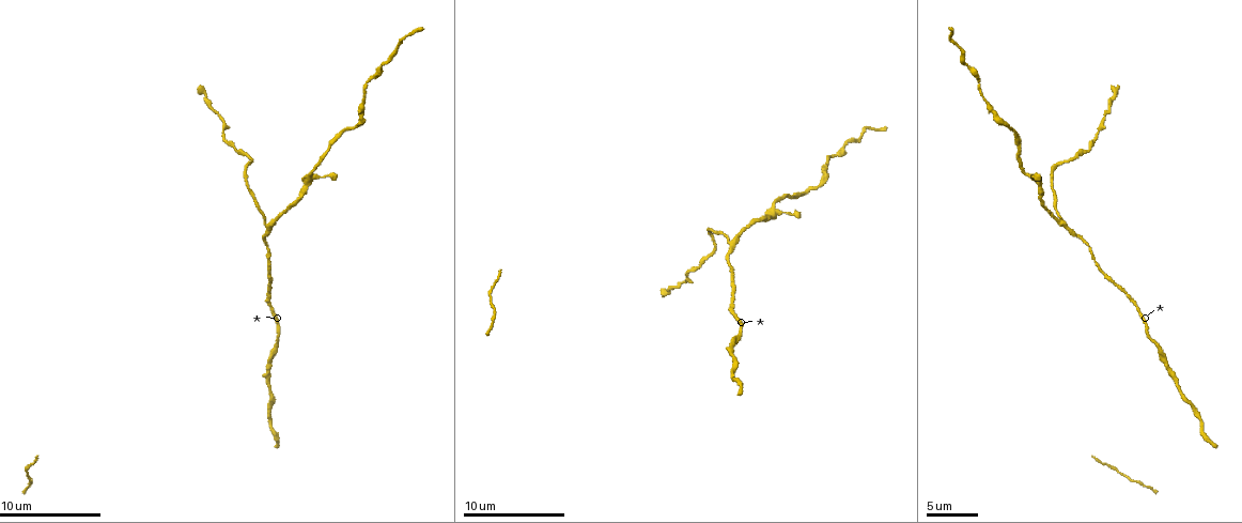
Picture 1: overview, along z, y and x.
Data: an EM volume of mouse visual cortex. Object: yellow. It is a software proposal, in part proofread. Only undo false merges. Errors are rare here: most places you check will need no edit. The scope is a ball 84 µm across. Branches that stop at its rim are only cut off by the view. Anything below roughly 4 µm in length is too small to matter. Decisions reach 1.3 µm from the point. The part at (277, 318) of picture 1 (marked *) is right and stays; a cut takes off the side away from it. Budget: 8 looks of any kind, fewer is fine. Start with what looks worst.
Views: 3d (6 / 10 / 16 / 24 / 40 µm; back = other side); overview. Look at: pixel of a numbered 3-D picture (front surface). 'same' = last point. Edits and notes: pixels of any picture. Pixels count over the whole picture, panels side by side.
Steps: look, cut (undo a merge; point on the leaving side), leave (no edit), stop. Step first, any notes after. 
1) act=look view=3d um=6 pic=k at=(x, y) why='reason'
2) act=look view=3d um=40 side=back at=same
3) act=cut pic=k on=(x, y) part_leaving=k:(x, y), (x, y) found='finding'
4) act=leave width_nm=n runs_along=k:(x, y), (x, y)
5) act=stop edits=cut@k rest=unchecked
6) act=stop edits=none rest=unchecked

act=look view=3d um=10 pic=1 at=(1063, 226) why='small branch off a trunk'

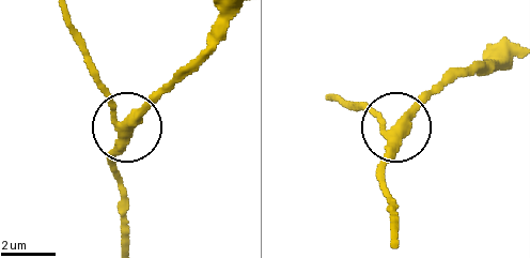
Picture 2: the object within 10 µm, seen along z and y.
act=leave runs_along=2:(127, 238), (127, 197), (113, 165), (122, 127), (88, 67) found='continuous, no second cell'

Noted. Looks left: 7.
act=look view=3d um=16 pic=1 at=(379, 65) why='a narrow waist'

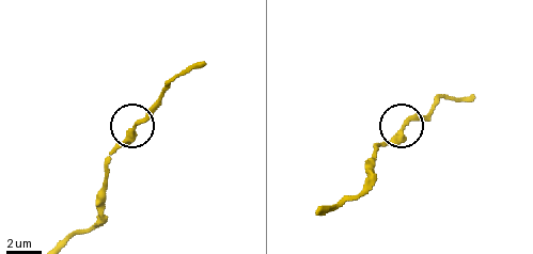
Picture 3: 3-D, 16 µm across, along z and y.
act=look view=3d um=6 pic=3 at=(405, 127)

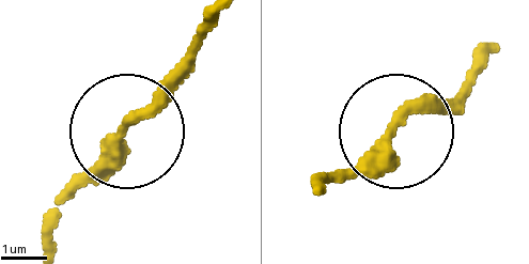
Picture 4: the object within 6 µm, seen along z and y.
act=leave runs_along=4:(47, 241), (69, 183), (192, 48) found='continuous, no second cell'

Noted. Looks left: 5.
act=look view=3d um=10 pic=1 at=(270, 384) why='thin neck'

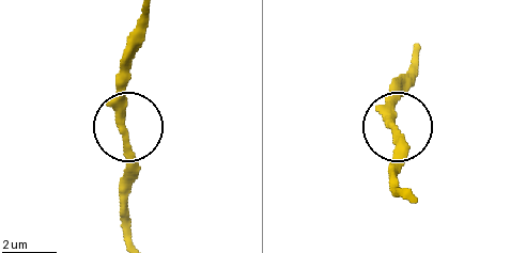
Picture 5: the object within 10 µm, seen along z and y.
act=leave found='one cell here'

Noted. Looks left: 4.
act=look view=3d um=10 pic=1 at=(1158, 346) why='calibre changes'

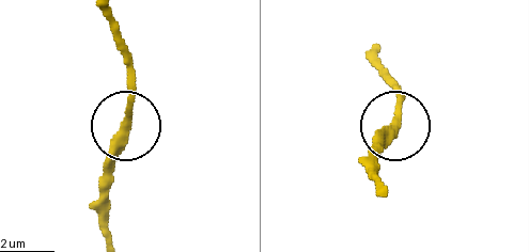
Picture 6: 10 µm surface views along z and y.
act=leave width_nm=310 found='one cell here'

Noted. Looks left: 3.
act=stop edits=none rest=unchecked

